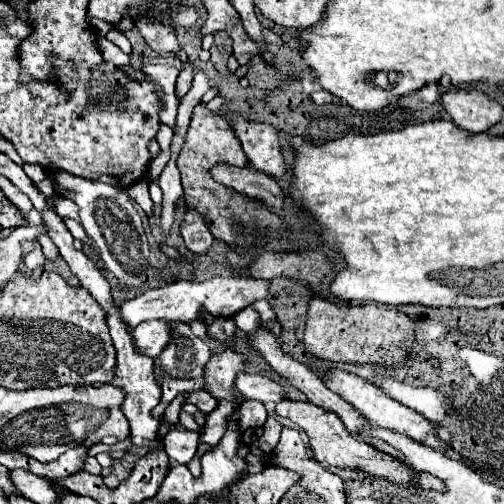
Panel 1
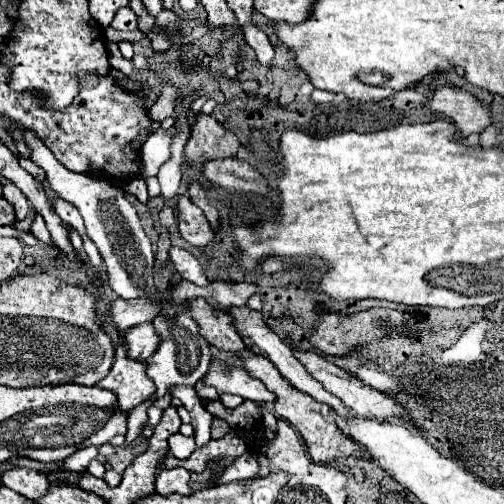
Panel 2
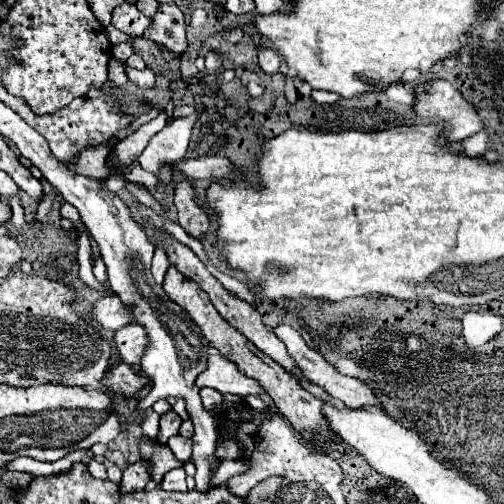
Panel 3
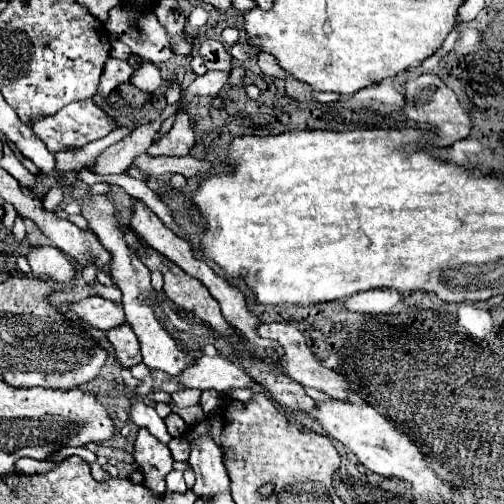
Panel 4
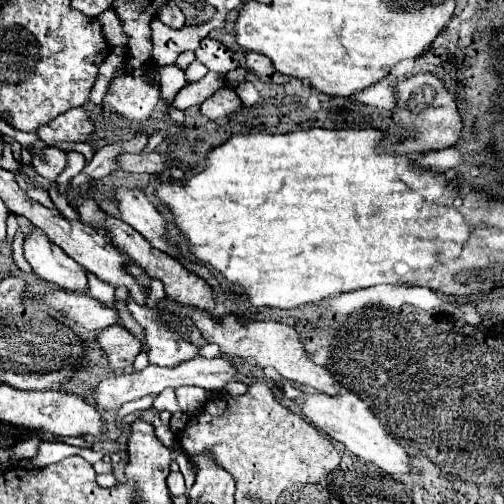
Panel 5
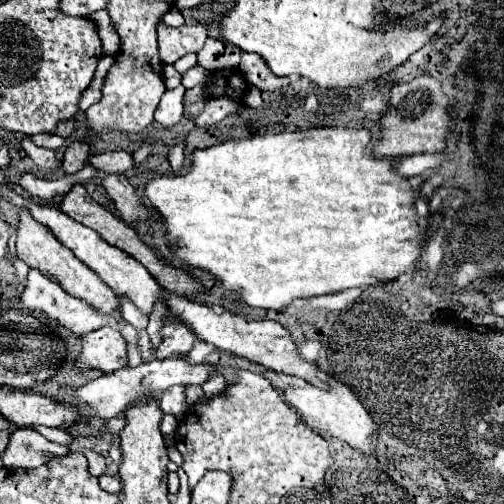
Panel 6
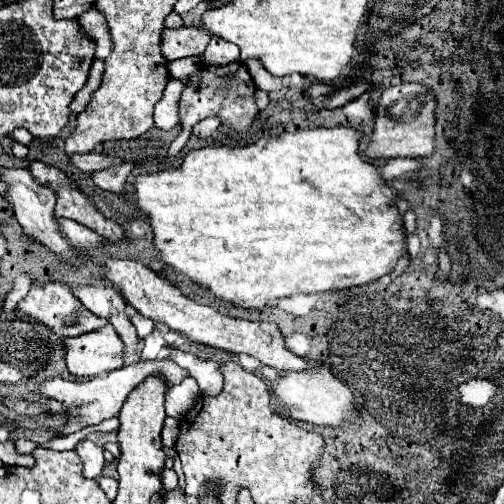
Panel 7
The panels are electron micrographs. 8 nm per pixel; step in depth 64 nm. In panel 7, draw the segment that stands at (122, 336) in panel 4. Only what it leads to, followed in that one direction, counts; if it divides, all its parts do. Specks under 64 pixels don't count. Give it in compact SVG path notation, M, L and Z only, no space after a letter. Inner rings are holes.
M108 324L64 342L68 370L74 376L98 376L124 366L124 342Z

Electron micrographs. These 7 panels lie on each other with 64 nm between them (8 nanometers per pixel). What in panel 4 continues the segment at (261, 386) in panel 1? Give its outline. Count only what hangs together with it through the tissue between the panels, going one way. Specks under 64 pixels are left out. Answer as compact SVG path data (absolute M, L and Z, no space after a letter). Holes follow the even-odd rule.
M202 356L202 360L188 368L188 372L180 374L180 382L198 390L214 388L222 394L252 386L252 378L238 364L222 356Z

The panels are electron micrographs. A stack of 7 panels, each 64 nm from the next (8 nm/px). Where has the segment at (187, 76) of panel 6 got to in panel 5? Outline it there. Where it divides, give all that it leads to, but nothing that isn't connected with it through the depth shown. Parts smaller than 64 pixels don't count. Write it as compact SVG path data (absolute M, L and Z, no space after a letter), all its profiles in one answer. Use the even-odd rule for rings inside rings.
M197 59L192 62L185 71L186 81L188 83L196 82L201 79L201 77L207 74L207 68Z

